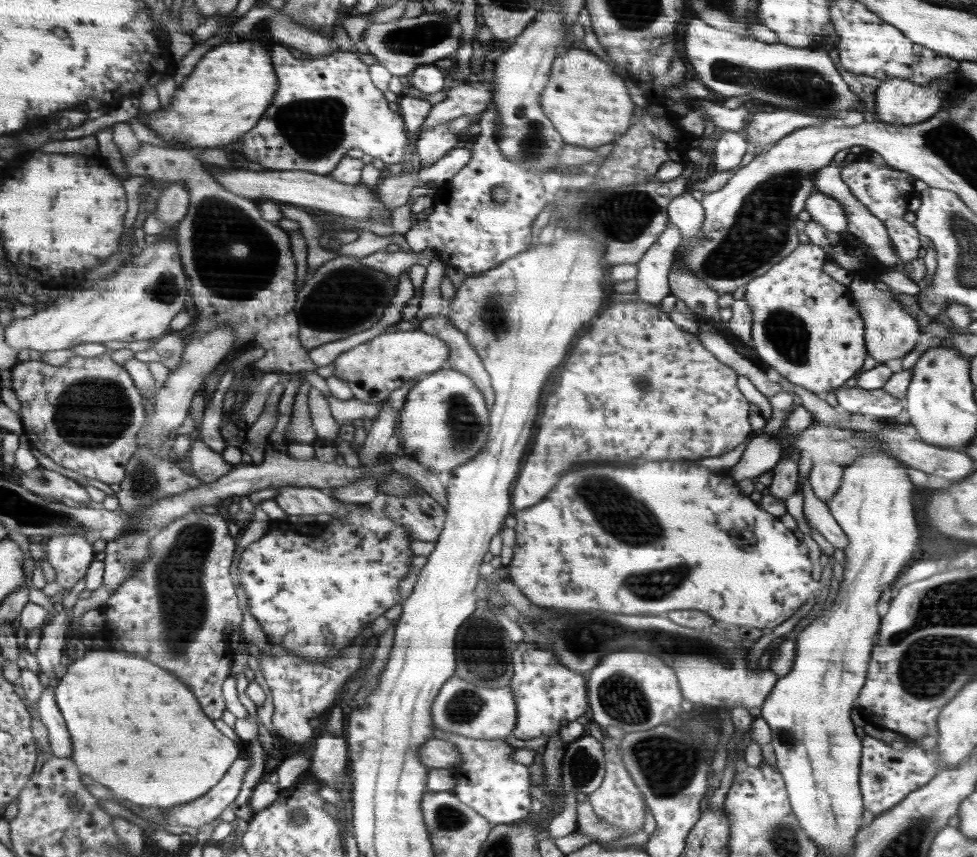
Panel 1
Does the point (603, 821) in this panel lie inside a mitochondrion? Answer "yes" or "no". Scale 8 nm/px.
no

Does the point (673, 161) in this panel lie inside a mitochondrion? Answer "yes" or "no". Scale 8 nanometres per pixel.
no

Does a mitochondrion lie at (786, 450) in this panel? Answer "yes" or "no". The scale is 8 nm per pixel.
no

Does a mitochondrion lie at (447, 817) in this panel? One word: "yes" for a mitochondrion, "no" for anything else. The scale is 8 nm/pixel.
yes

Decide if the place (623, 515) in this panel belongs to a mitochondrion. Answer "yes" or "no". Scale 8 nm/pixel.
yes

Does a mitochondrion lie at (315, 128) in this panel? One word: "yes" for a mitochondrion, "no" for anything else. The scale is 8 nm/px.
yes

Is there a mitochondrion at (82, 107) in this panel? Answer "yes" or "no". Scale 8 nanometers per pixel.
no

